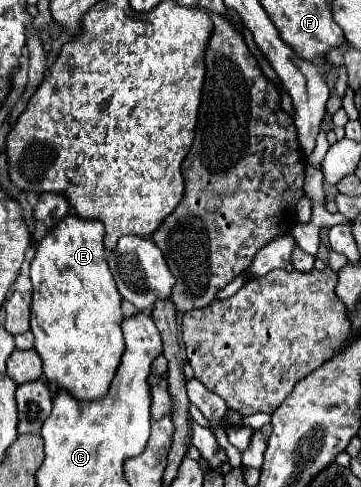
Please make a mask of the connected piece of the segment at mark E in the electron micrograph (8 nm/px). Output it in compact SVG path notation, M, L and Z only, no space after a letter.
M74 214L64 218L50 234L46 234L30 264L30 278L34 282L32 296L32 318L30 330L34 334L34 350L42 358L44 378L48 384L56 384L58 390L70 392L76 400L98 400L106 396L110 382L120 364L124 352L122 336L122 298L108 270L104 256L104 226L98 220L82 220Z

